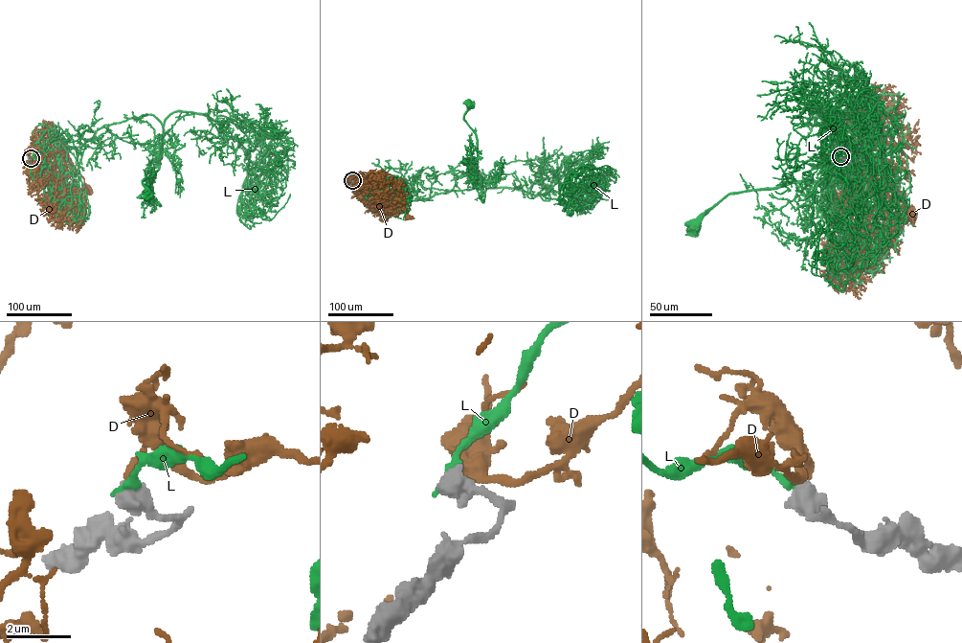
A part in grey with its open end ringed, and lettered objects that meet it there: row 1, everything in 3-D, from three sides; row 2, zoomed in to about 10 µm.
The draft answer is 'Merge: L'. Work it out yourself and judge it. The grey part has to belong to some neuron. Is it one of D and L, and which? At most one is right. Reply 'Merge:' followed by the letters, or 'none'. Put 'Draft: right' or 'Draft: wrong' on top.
Draft: wrong
Merge: D

